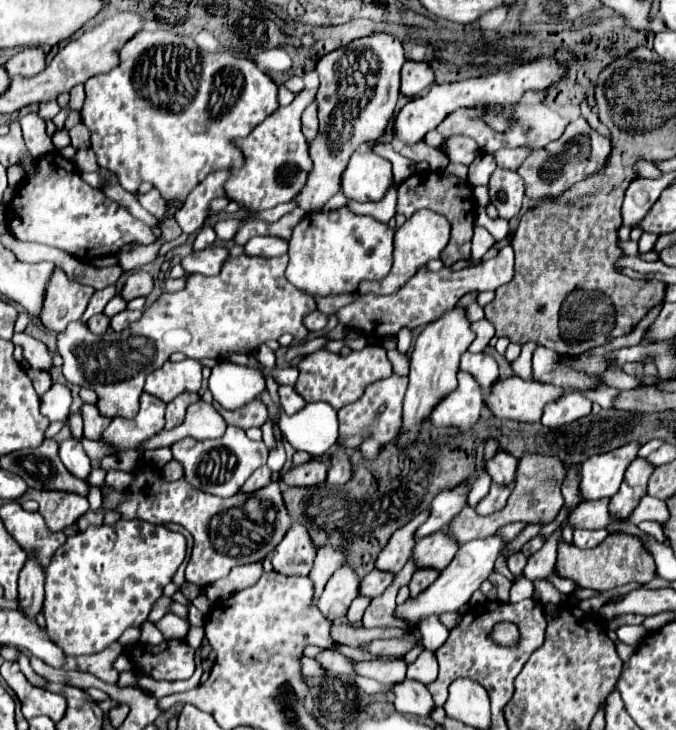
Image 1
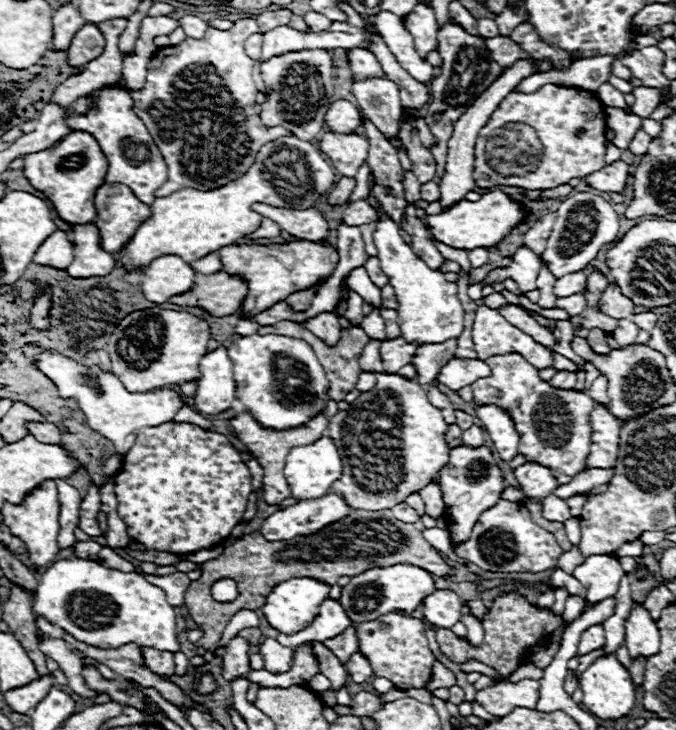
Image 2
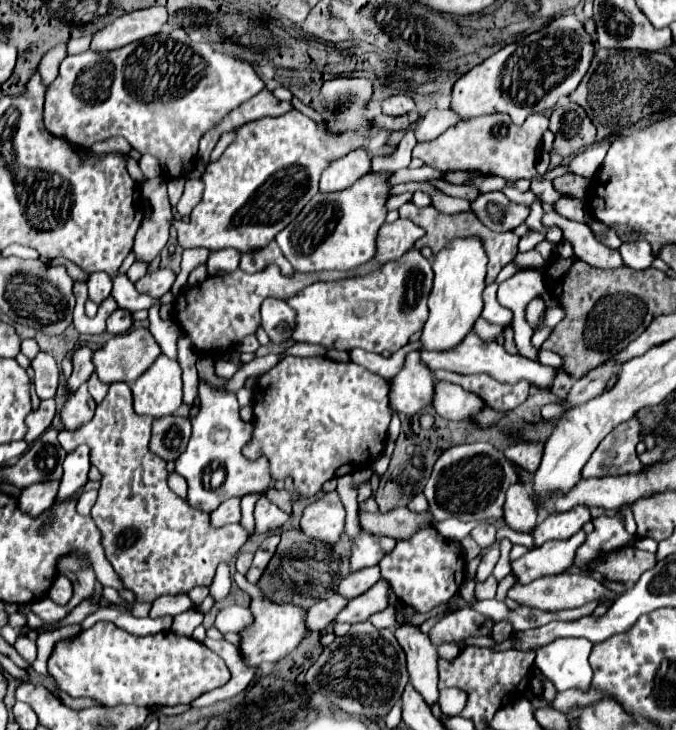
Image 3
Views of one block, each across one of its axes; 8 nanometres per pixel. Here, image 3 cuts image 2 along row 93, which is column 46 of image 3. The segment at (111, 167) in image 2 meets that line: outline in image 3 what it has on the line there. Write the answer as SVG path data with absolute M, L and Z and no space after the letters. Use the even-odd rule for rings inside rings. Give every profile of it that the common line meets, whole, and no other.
M176 30L176 38L168 34L156 34L112 52L96 54L92 50L86 50L76 56L66 56L60 64L58 78L50 84L46 92L46 104L44 104L46 130L82 148L88 148L98 140L122 136L140 154L146 152L152 154L160 162L166 180L180 178L184 166L196 160L198 142L204 136L204 132L220 124L220 120L224 120L224 116L228 116L232 108L238 108L240 104L244 104L246 100L250 100L252 96L256 96L266 88L262 78L252 68L252 64L216 52L208 42L202 46L200 44L194 46L200 50L200 54L190 54L192 44L194 42L188 38L184 30ZM162 62L180 62L178 76L172 74L172 64L162 64Z

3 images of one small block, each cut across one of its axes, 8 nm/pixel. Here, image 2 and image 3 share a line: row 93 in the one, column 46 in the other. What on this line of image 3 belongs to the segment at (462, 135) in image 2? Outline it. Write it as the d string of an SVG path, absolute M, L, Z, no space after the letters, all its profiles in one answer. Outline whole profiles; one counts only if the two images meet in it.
M58 482L32 484L32 486L22 490L22 494L18 498L18 508L24 514L36 518L36 516L40 516L44 510L48 510L54 504L56 492L58 492Z

